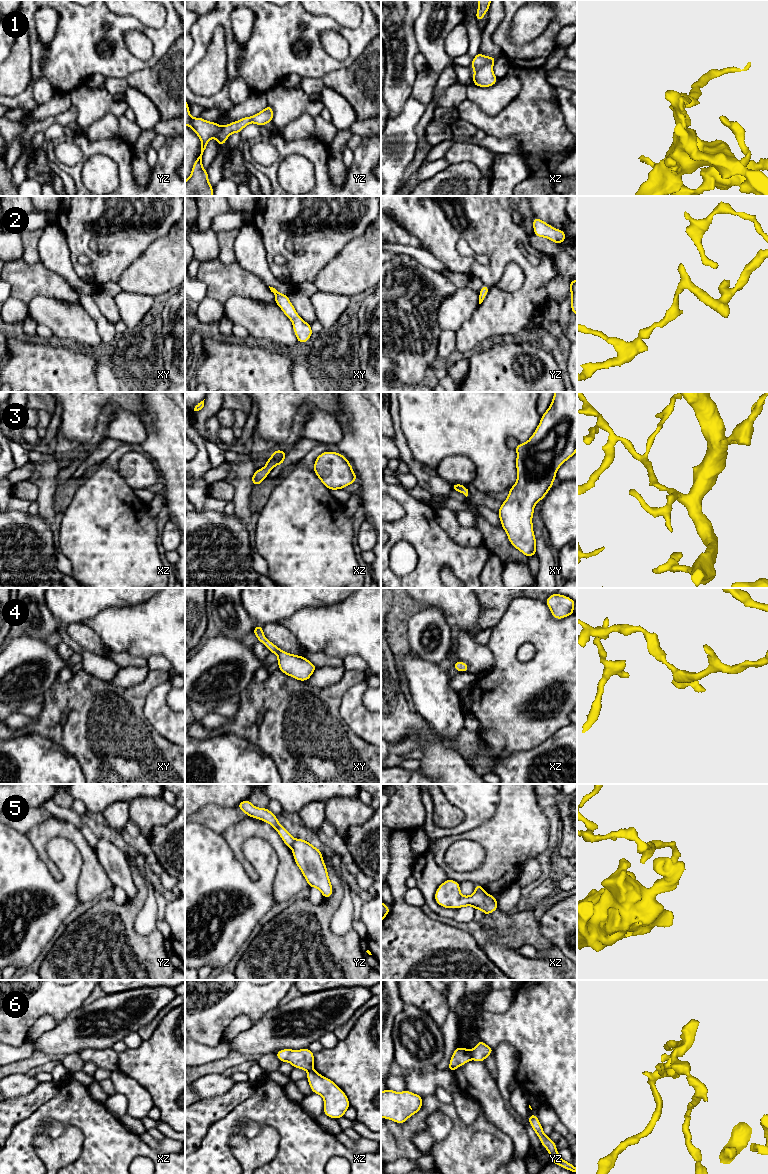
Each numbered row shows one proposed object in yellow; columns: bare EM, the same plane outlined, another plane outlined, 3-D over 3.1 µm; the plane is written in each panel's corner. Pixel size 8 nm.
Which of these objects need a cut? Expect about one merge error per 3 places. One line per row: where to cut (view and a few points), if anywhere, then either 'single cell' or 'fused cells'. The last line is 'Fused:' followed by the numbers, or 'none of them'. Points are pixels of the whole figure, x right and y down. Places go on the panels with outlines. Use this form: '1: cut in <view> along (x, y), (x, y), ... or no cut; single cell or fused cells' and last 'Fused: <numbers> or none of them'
1: no cut; single cell
2: no cut; single cell
3: no cut; single cell
4: no cut; single cell
5: cut in xz along (475, 891), (484, 892); fused cells
6: cut in yz along (469, 1051), (472, 1058); fused cells
Fused: 5, 6

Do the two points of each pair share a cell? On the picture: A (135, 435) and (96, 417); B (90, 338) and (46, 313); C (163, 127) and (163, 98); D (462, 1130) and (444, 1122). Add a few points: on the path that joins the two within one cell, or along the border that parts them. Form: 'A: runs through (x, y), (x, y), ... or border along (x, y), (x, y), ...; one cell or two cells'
A: border along (130, 412), (116, 413), (108, 425), (107, 437); two cells
B: runs through (79, 327), (57, 315); one cell
C: border along (174, 117), (160, 121); two cells
D: border along (438, 1110), (451, 1119), (452, 1129), (436, 1142); two cells

